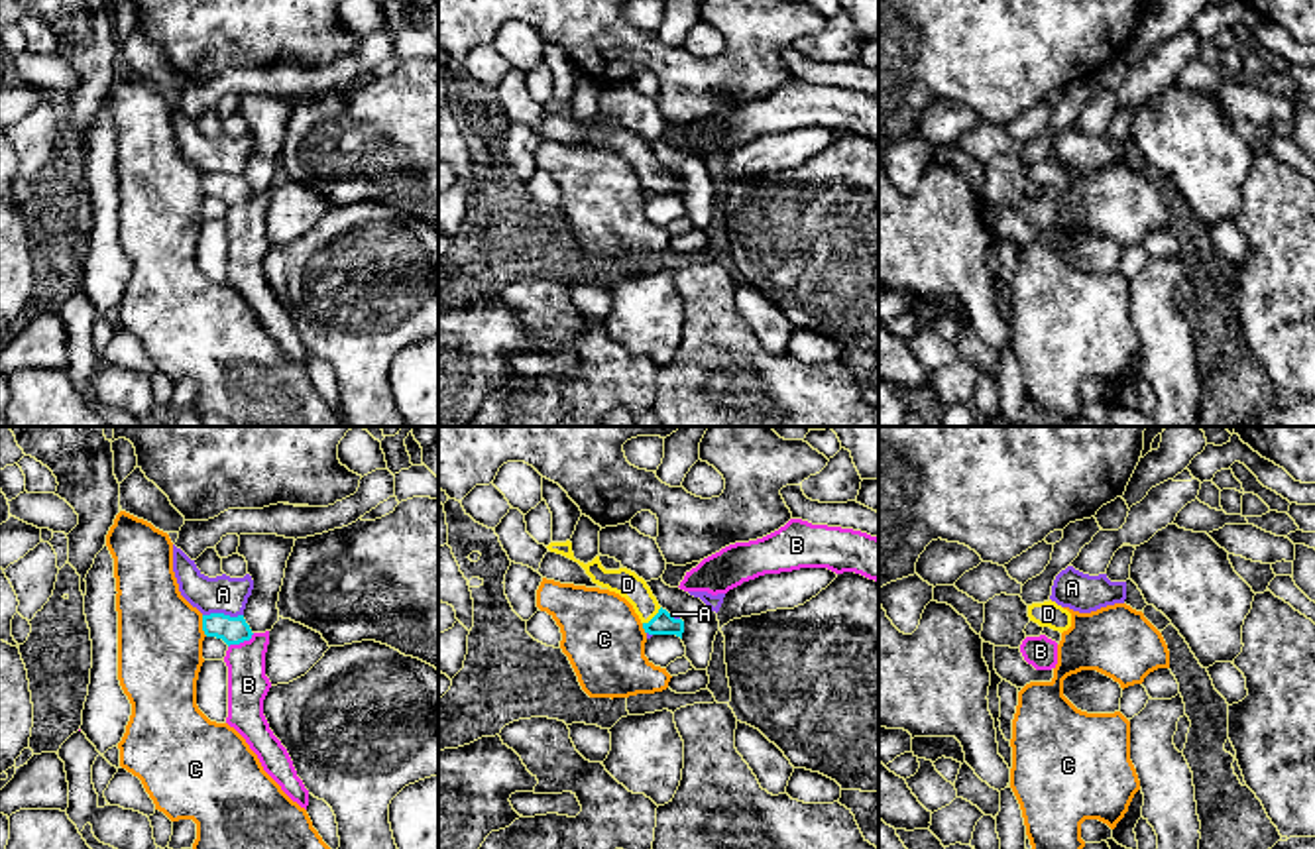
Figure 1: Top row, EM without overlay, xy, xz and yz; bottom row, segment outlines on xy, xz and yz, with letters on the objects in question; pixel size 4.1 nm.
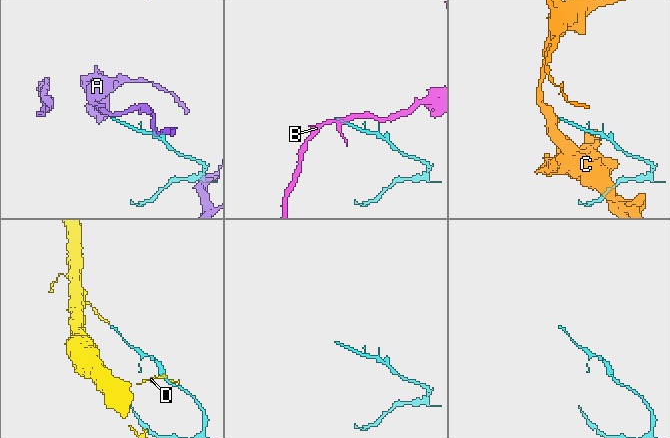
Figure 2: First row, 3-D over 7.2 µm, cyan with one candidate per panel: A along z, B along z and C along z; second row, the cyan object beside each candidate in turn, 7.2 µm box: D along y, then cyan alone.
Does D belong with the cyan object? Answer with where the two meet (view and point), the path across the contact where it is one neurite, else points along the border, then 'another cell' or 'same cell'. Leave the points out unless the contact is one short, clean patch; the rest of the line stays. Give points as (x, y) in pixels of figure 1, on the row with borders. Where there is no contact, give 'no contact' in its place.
meets cyan in xz at (653, 618); runs through xz (663, 623), (653, 618), (628, 584); same cell

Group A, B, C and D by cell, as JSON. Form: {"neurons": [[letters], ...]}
{"neurons": [["A"], ["B"], ["C"], ["D"]]}

